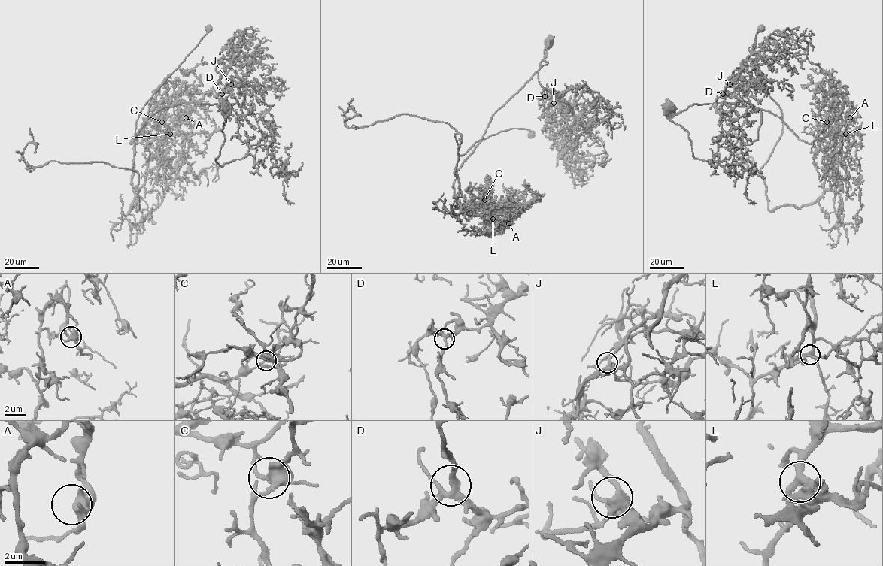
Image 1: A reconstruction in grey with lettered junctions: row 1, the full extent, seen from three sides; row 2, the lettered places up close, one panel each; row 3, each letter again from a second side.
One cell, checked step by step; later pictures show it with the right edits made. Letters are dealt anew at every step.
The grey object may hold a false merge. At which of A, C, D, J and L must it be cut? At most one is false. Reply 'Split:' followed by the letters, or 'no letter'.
Split: C

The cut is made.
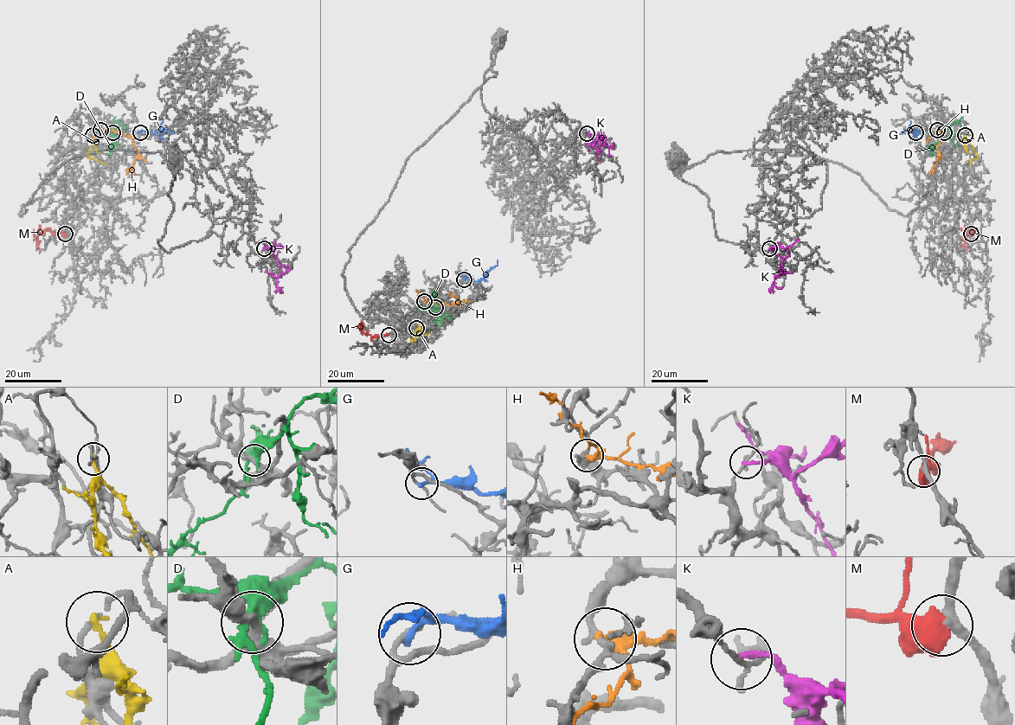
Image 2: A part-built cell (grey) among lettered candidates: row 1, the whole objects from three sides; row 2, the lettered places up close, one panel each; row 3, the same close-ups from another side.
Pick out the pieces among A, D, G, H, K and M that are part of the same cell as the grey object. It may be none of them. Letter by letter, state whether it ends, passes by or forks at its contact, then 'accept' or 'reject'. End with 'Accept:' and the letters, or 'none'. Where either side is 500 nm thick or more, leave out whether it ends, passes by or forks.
A: it ends there; reject
D: it passes by; reject
G: it passes by; reject
H: it passes by; reject
K: it ends there; reject
M: accept
Accept: M

